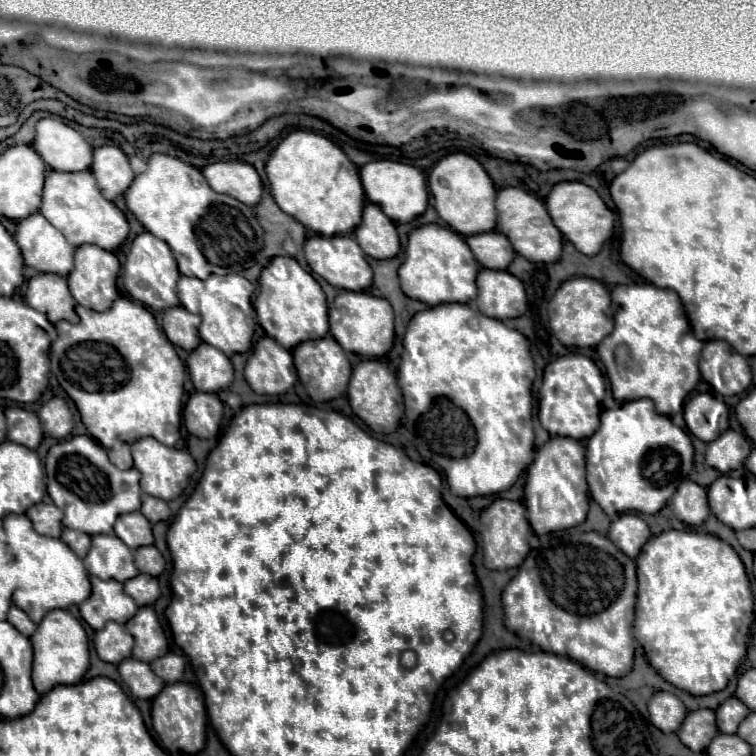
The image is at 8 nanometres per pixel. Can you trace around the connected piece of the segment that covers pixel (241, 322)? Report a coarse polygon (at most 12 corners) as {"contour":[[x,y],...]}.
{"contour":[[180,277],[200,339],[228,357],[252,348],[254,285]]}

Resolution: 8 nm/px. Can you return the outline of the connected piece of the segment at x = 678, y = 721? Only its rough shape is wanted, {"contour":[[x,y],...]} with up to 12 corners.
{"contour":[[660,691],[648,713],[662,733],[676,733],[686,707],[676,695]]}

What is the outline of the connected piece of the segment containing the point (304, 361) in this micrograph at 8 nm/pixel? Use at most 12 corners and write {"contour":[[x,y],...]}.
{"contour":[[332,335],[300,343],[294,365],[312,401],[340,397],[352,365]]}

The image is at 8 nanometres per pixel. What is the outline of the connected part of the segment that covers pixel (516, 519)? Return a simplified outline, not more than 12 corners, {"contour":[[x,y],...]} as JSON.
{"contour":[[496,499],[480,517],[488,569],[518,567],[530,525],[521,501]]}

